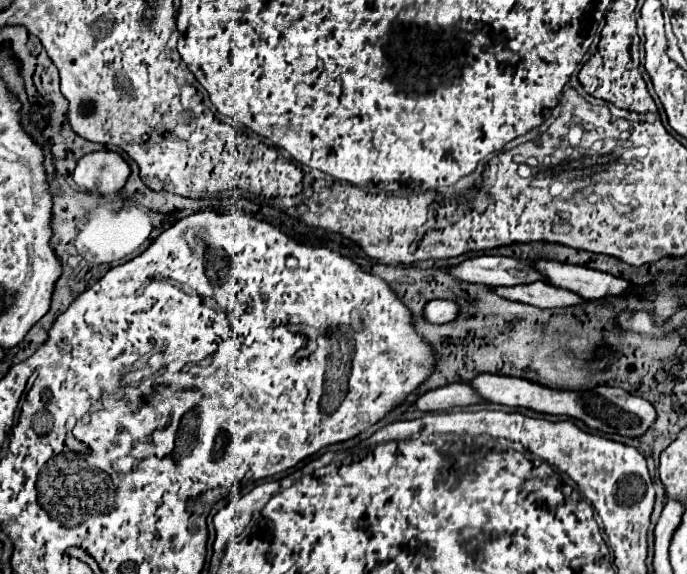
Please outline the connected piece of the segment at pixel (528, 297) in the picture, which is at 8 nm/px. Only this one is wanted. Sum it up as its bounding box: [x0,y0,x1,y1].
[492,281,584,309]

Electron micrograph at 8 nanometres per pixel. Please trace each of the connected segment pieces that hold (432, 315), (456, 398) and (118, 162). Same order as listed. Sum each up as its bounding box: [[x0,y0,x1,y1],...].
[[424,299,458,323],[414,383,482,411],[74,149,130,195]]

